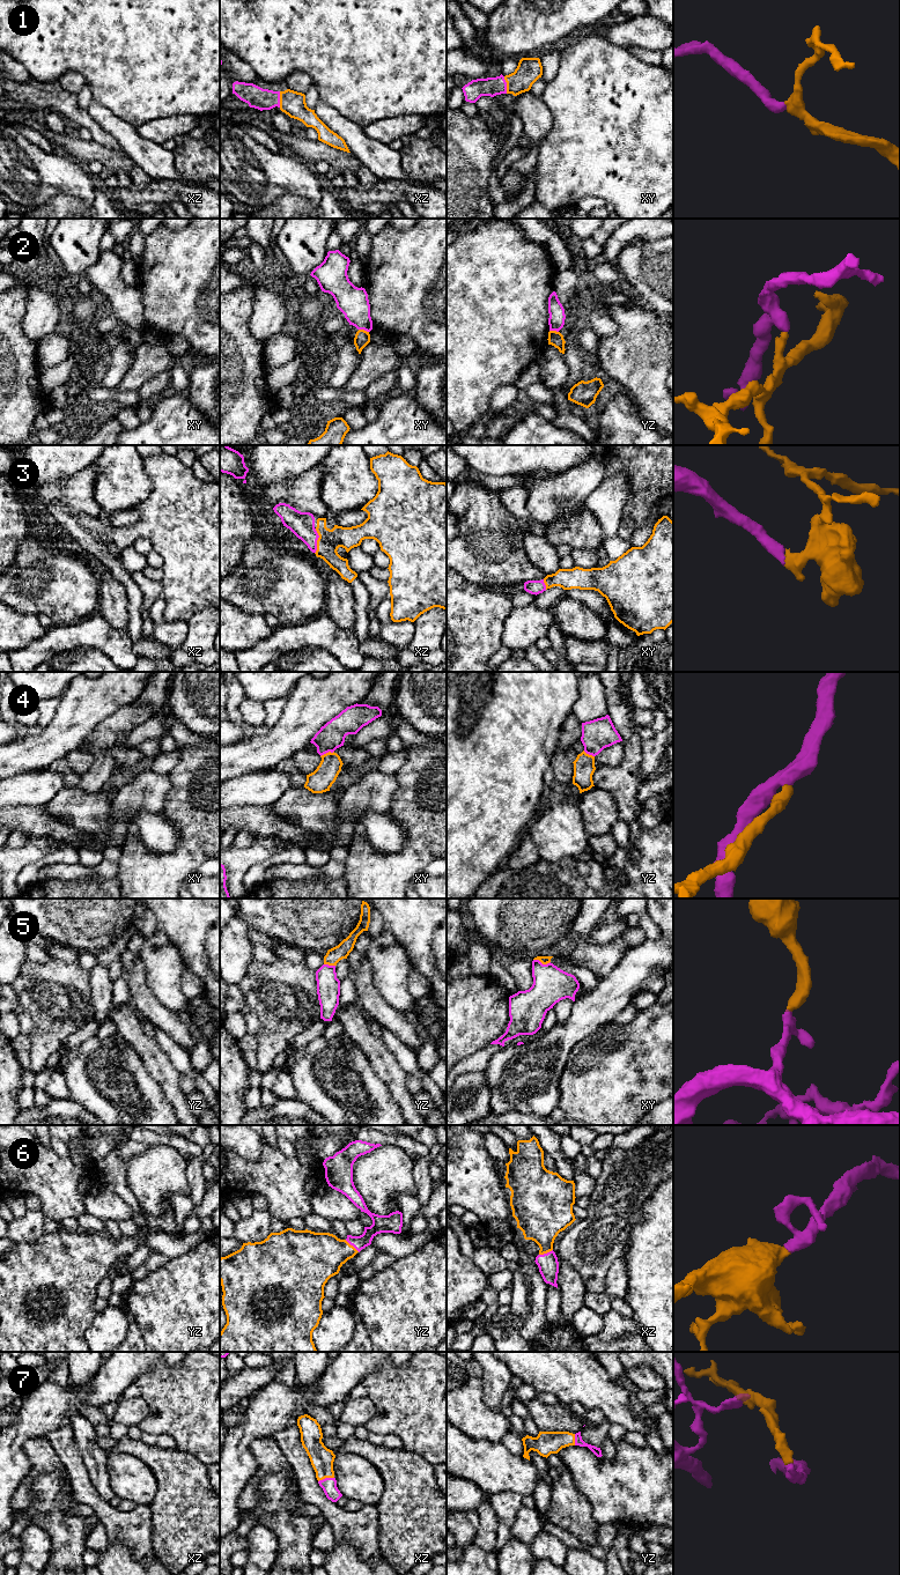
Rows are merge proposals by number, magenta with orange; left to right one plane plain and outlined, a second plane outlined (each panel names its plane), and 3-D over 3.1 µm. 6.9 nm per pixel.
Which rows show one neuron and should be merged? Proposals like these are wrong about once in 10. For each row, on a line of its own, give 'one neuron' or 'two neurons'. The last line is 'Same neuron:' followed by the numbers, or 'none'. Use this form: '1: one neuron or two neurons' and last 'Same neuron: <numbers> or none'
1: one neuron
2: two neurons
3: one neuron
4: one neuron
5: one neuron
6: one neuron
7: one neuron
Same neuron: 1, 3, 4, 5, 6, 7

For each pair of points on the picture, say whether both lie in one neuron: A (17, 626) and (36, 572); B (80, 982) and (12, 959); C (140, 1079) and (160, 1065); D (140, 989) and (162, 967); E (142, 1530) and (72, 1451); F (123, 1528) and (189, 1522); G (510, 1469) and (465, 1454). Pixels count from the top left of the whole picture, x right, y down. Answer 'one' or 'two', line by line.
A: two
B: two
C: two
D: two
E: one
F: two
G: one

